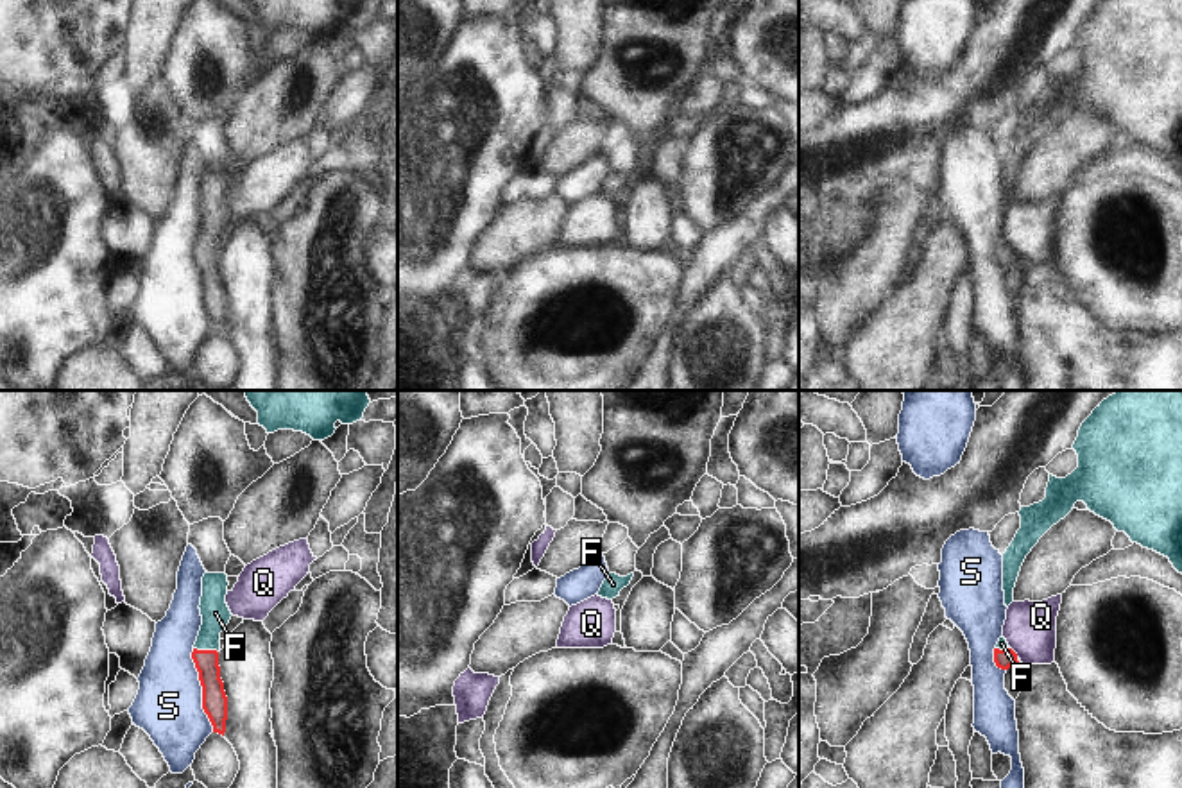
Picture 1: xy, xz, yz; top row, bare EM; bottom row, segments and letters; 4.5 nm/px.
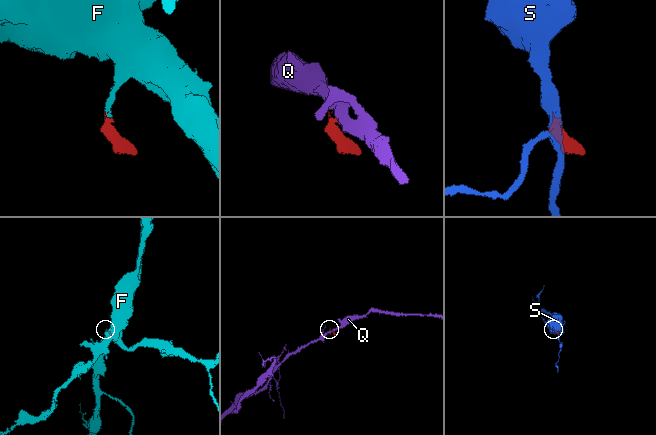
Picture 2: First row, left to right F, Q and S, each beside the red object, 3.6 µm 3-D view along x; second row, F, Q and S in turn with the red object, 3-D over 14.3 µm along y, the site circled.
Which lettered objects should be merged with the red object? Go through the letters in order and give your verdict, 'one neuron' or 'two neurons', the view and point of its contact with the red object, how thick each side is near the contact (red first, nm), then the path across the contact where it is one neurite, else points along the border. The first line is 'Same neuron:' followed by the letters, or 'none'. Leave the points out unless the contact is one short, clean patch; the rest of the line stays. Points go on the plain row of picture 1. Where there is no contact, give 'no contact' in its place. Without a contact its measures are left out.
Same neuron: F
F: one neuron | xy (206, 249) | 110/130 nm | across xy (206, 260), (206, 249), (215, 212)
Q: two neurons | yz (1014, 251) | 90/240 nm | along yz (1010, 246), (1018, 255)
S: two neurons | xy (203, 289) | 110/300 nm | along xy (192, 248), (201, 285), (201, 307), (214, 330)

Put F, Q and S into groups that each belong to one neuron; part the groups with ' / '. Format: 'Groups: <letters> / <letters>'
Groups: F / Q / S

